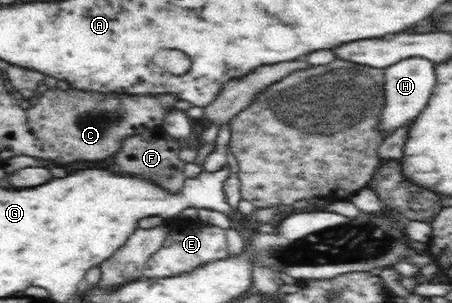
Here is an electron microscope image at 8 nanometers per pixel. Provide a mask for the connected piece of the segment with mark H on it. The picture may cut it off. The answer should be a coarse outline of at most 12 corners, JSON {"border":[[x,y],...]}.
{"border":[[433,62],[391,64],[379,130],[386,137],[425,108],[435,88]]}

